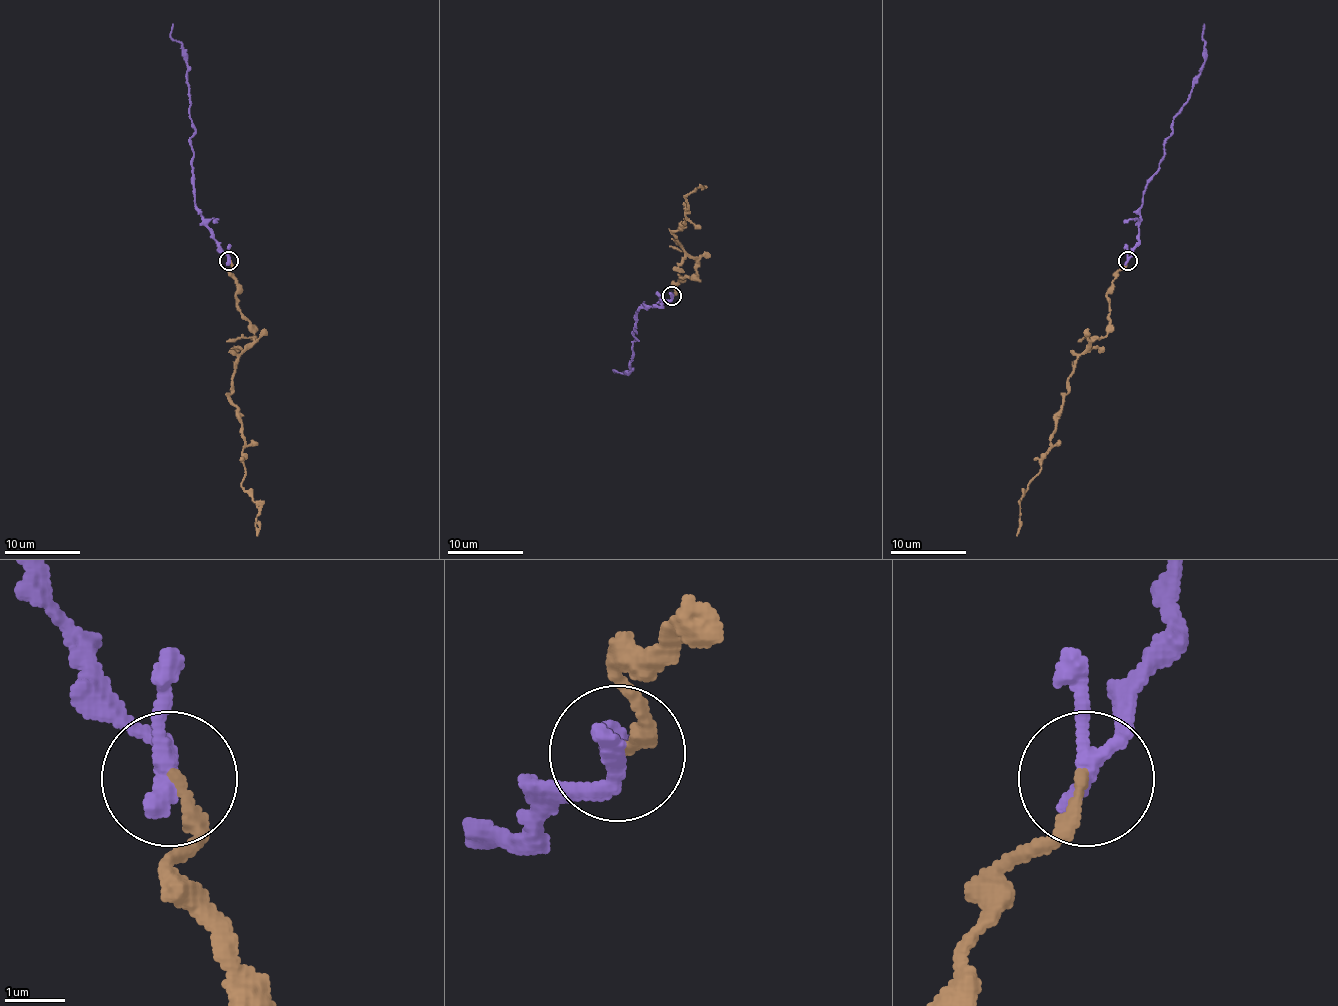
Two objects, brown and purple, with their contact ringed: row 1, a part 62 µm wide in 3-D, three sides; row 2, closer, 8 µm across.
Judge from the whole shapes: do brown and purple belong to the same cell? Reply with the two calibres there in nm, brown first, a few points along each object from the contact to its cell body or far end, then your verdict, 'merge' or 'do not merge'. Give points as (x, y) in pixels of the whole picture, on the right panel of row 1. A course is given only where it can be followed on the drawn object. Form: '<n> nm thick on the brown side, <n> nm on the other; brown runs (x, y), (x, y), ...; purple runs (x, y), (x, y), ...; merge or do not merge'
200 nm thick on the brown side, 280 nm on the other; brown runs (1128, 260), (1107, 296), (1109, 332), (1092, 341), (1067, 381), (1041, 472), (1028, 485), (1020, 504), (1016, 536); purple runs (1128, 260), (1138, 241), (1138, 220), (1145, 184), (1158, 169), (1175, 114), (1187, 101), (1202, 67), (1204, 23); merge

